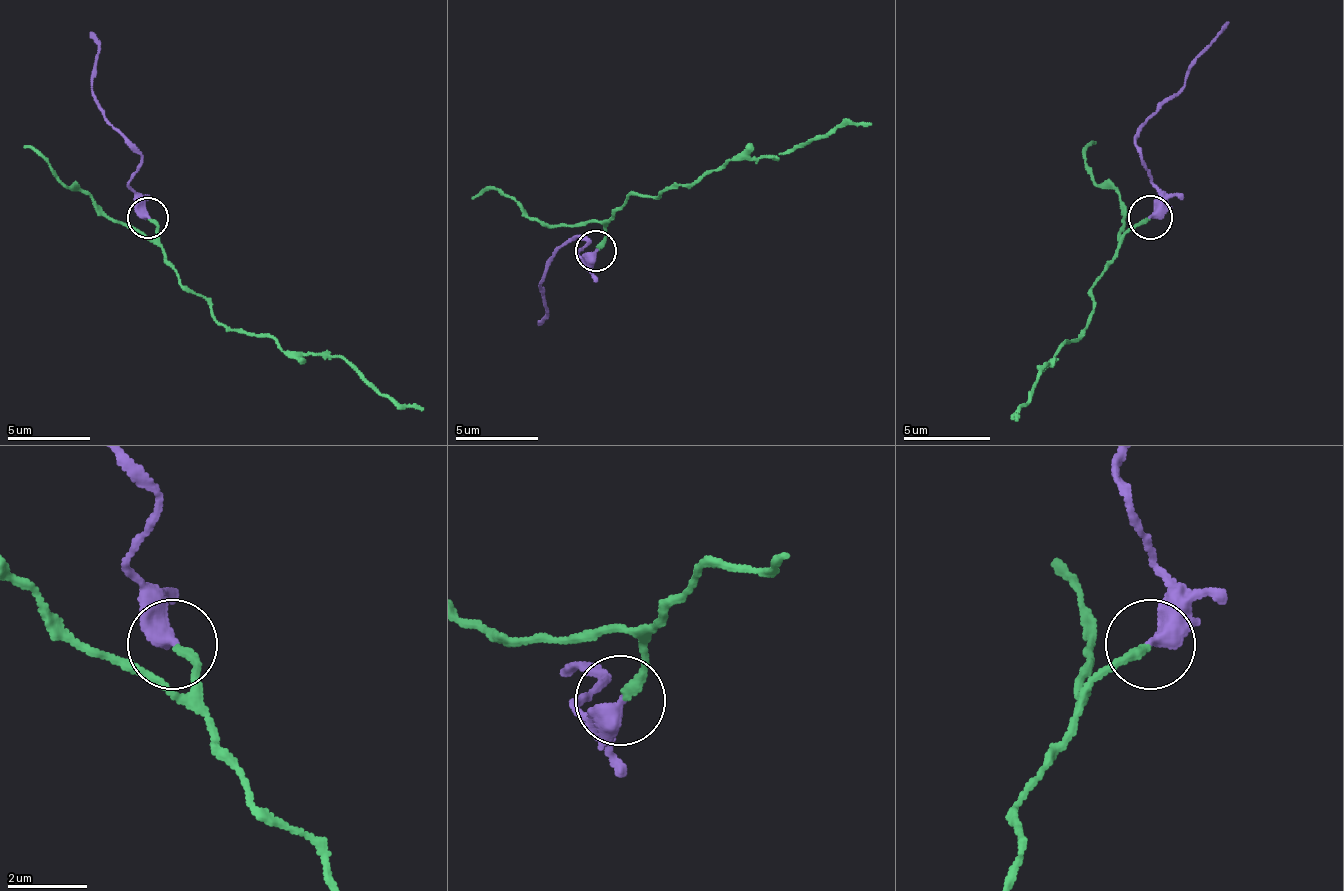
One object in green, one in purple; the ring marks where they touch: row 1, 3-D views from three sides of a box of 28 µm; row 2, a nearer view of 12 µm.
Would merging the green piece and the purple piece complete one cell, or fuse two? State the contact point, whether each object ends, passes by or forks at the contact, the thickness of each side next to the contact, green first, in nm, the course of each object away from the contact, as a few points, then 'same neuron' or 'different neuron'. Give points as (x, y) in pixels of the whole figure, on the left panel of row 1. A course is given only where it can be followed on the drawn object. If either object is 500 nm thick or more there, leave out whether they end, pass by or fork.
place (147, 217); green ends; purple ends; calibres 240 and 480 nm; course green (148, 216), (185, 286), (206, 303), (222, 324), (264, 332), (284, 352), (342, 357), (400, 402), (425, 410); course purple (148, 216), (128, 183), (140, 154), (91, 89), (99, 47), (91, 31); same neuron

